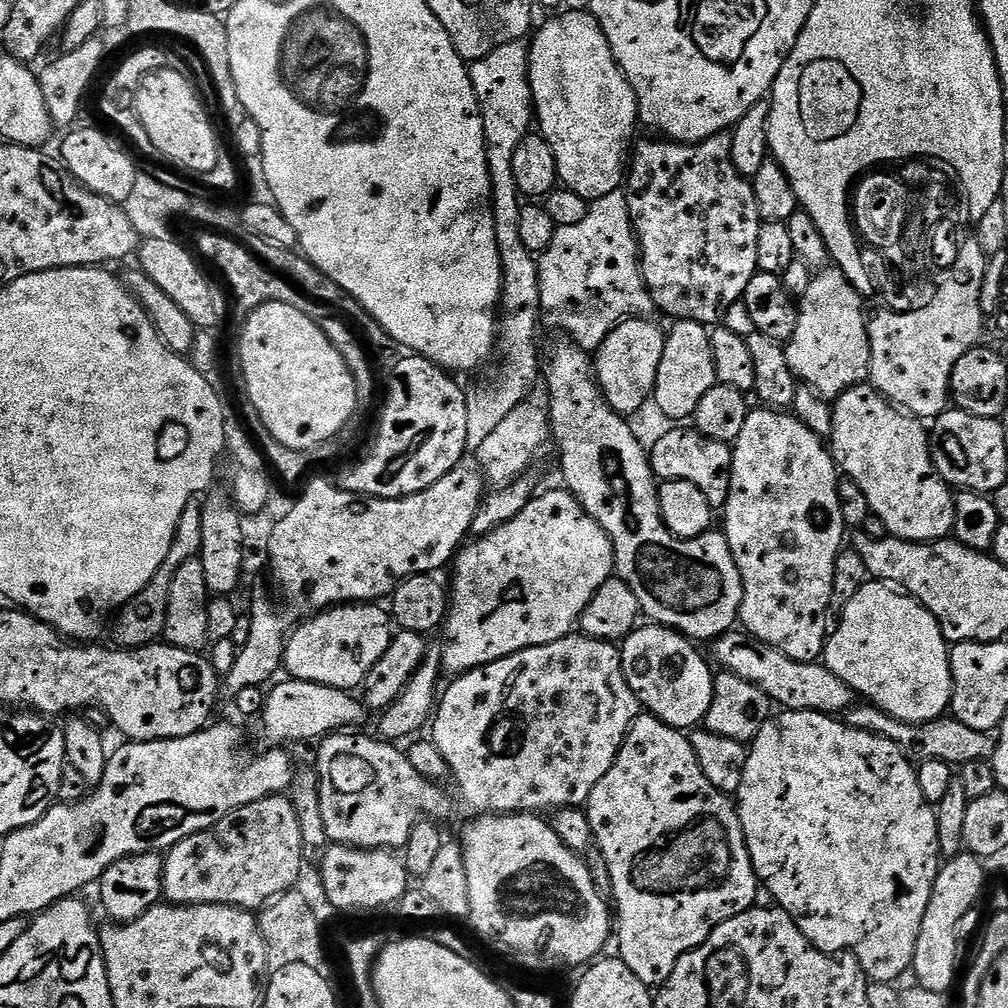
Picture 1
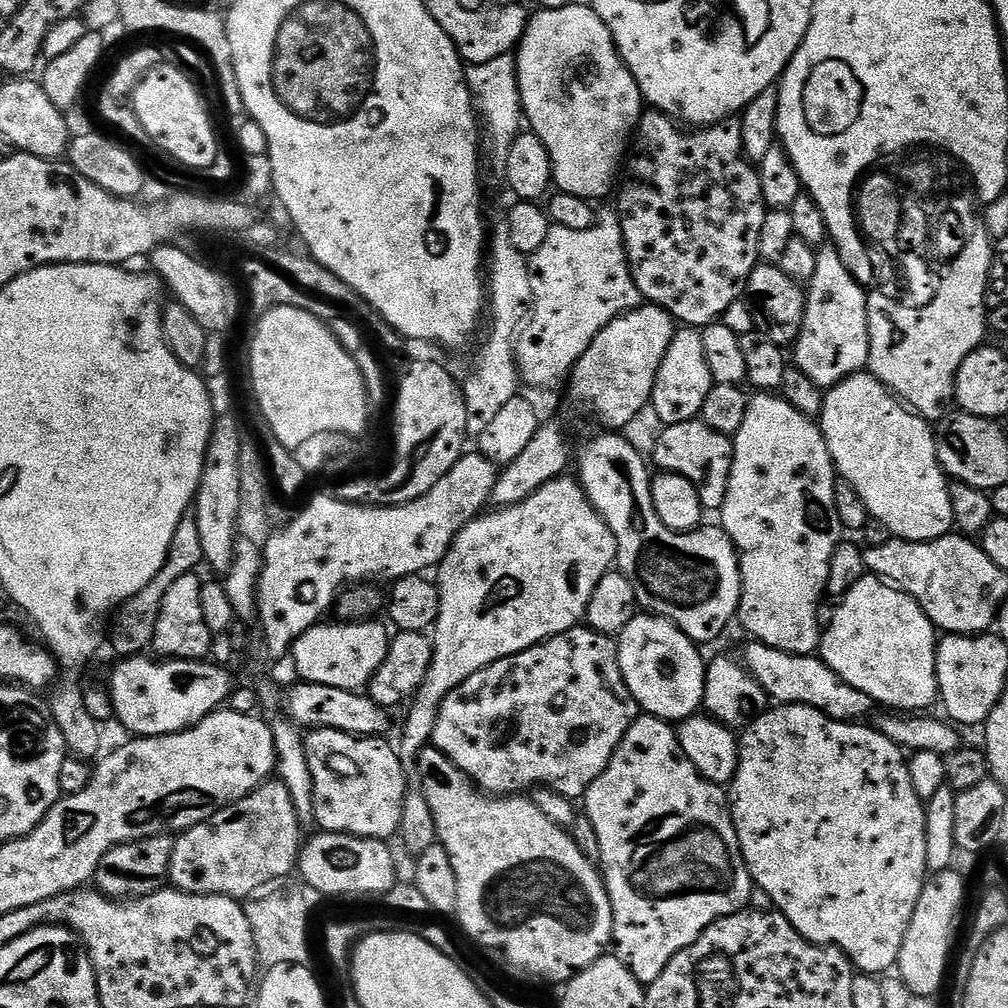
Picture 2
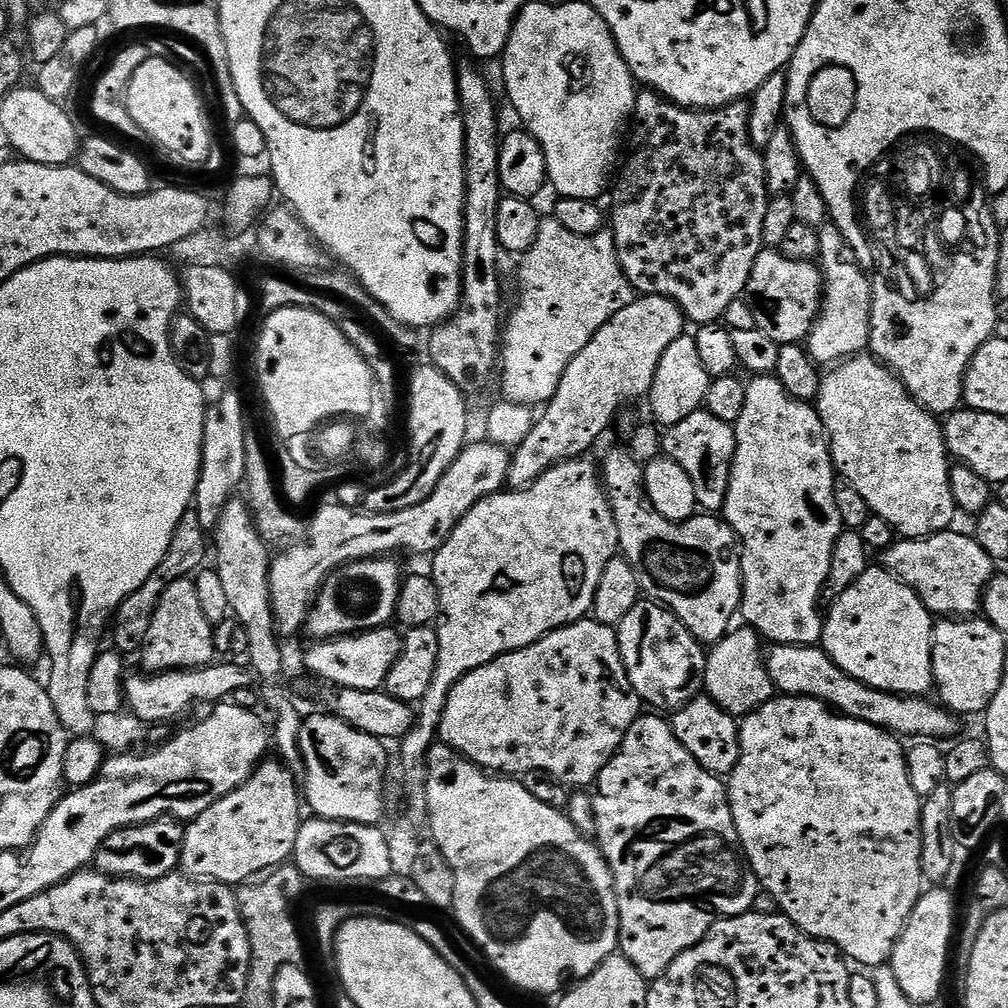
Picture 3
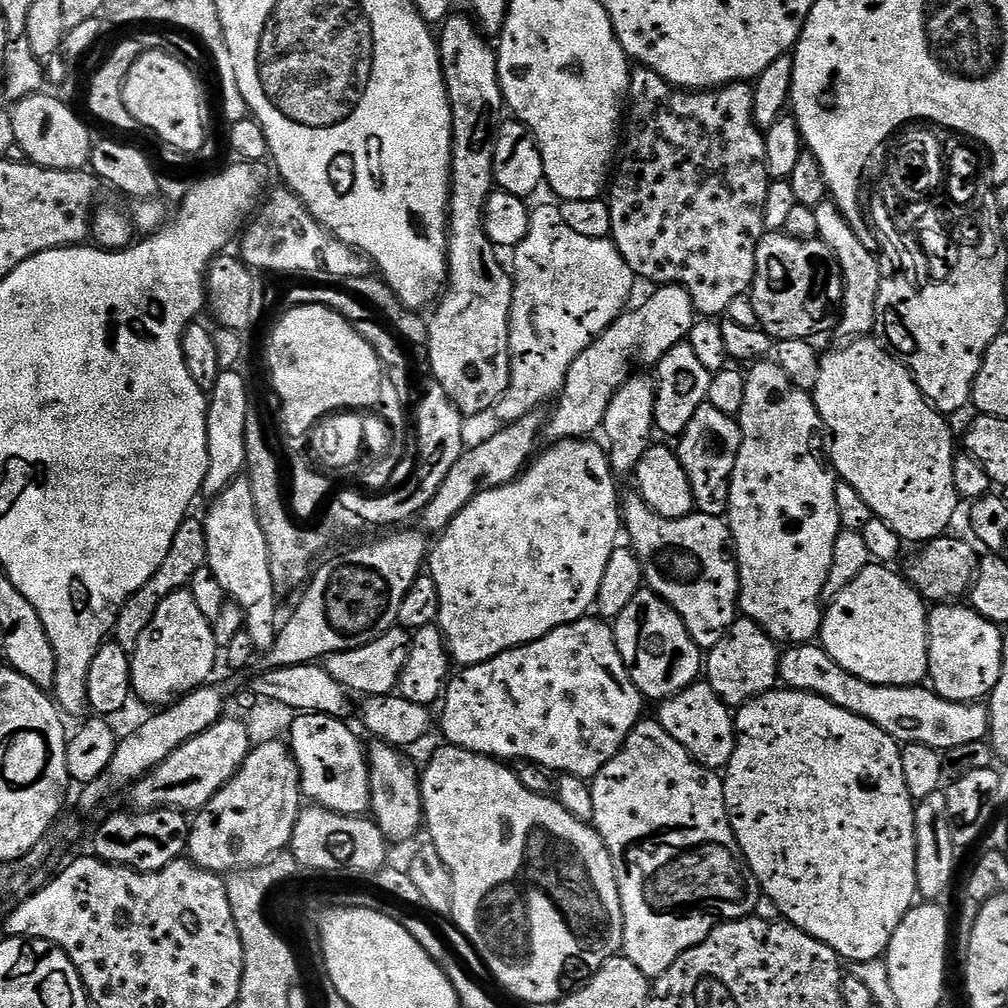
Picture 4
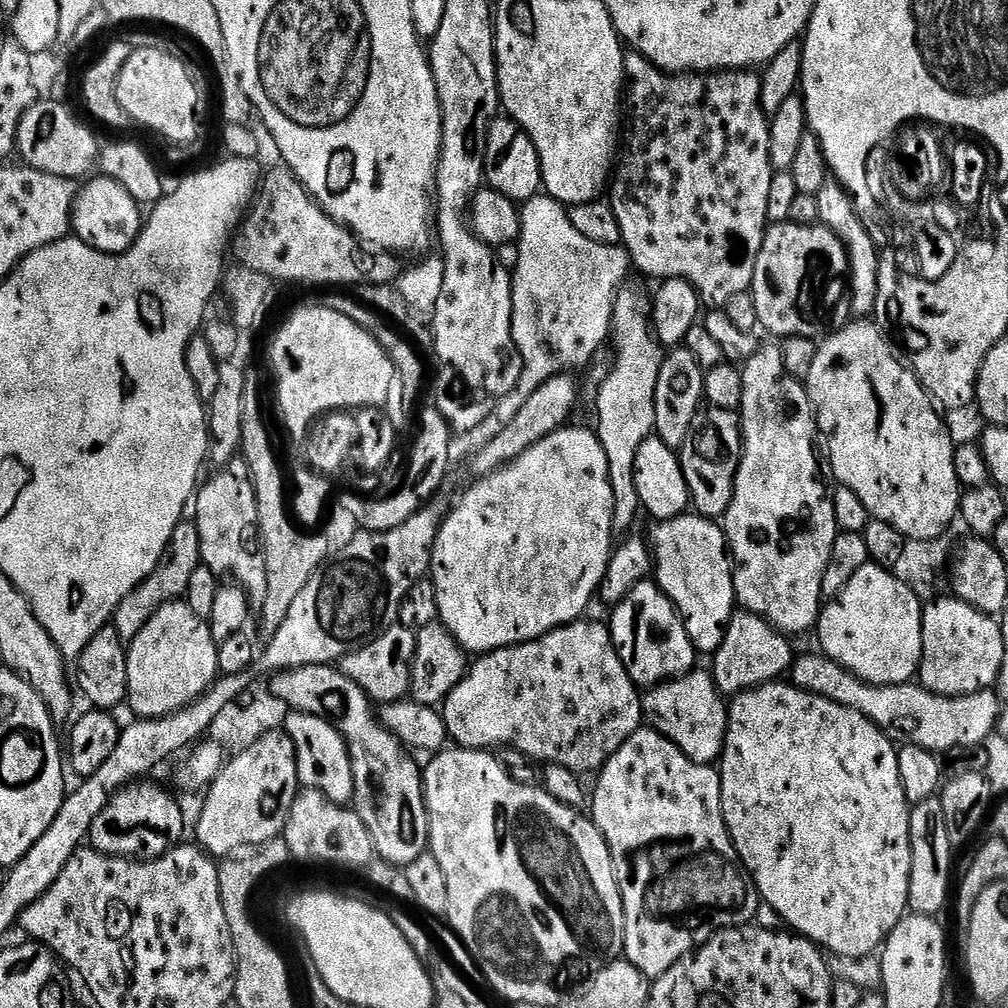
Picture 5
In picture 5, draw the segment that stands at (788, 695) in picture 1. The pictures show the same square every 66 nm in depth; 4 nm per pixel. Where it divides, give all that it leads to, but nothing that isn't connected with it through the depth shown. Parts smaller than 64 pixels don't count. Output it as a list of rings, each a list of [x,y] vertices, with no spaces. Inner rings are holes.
[[[797,655],[795,657],[790,669],[791,683],[804,692],[813,692],[816,696],[826,698],[838,706],[846,706],[850,710],[862,714],[867,720],[874,722],[880,729],[887,732],[893,741],[899,742],[901,745],[913,744],[937,754],[948,754],[953,750],[974,746],[975,744],[983,745],[988,737],[997,731],[1001,711],[1000,698],[995,691],[985,690],[969,696],[939,696],[937,692],[929,692],[927,688],[916,682],[867,684],[862,678],[858,678],[853,672],[846,670],[841,664],[834,662],[828,656],[815,655]]]

